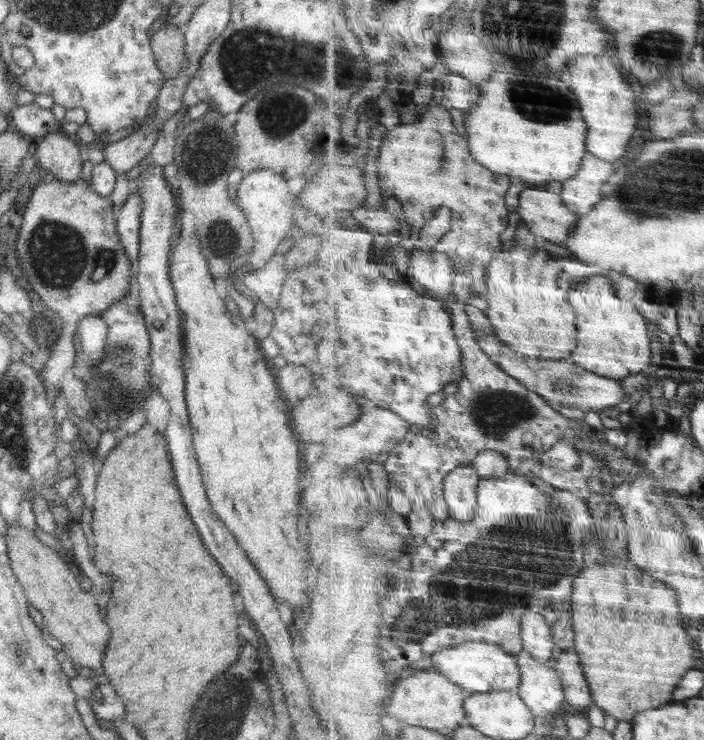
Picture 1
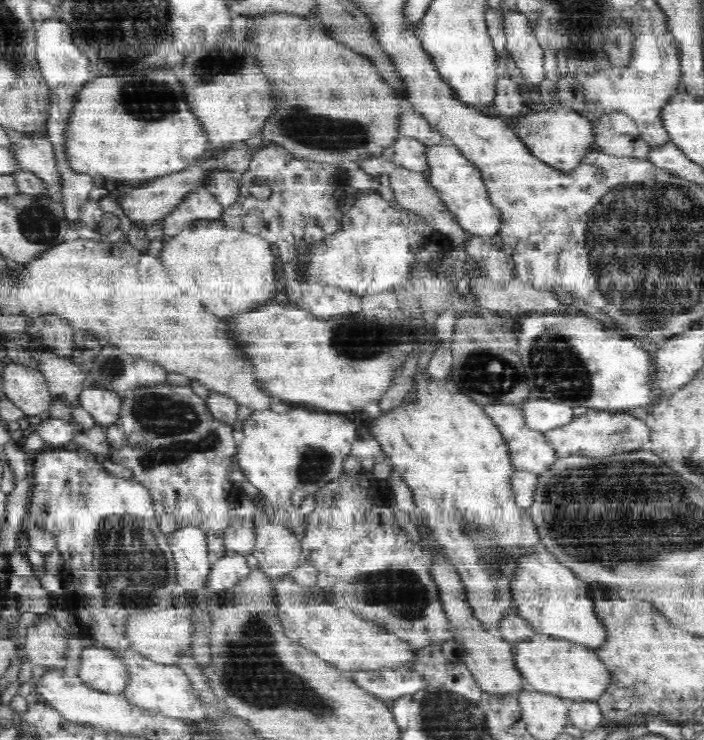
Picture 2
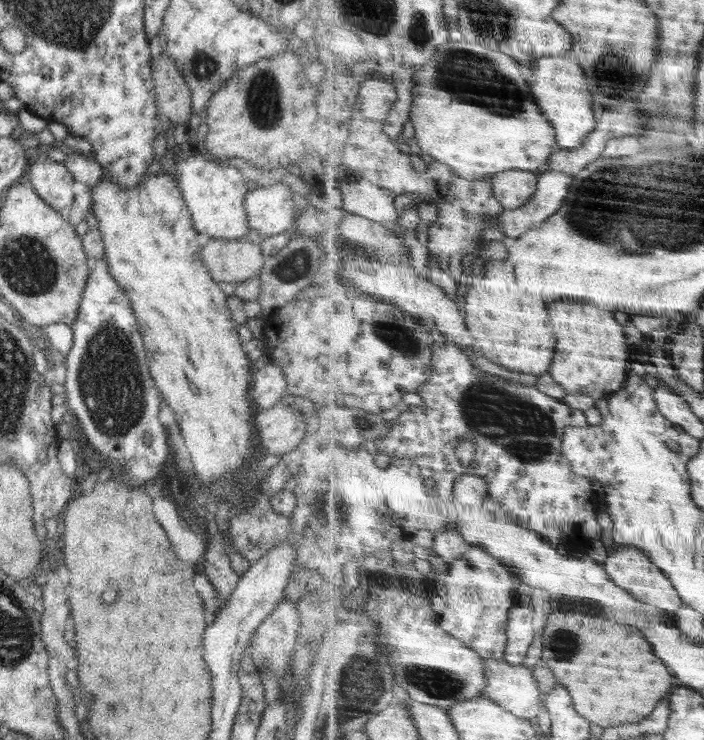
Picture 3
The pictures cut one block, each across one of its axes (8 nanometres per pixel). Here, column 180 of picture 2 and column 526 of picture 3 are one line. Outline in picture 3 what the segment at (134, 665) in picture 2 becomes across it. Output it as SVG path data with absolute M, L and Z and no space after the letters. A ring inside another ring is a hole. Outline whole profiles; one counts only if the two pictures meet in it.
M487 659L489 687L483 696L499 702L506 710L536 721L542 710L542 693L534 669L514 666L505 659Z

